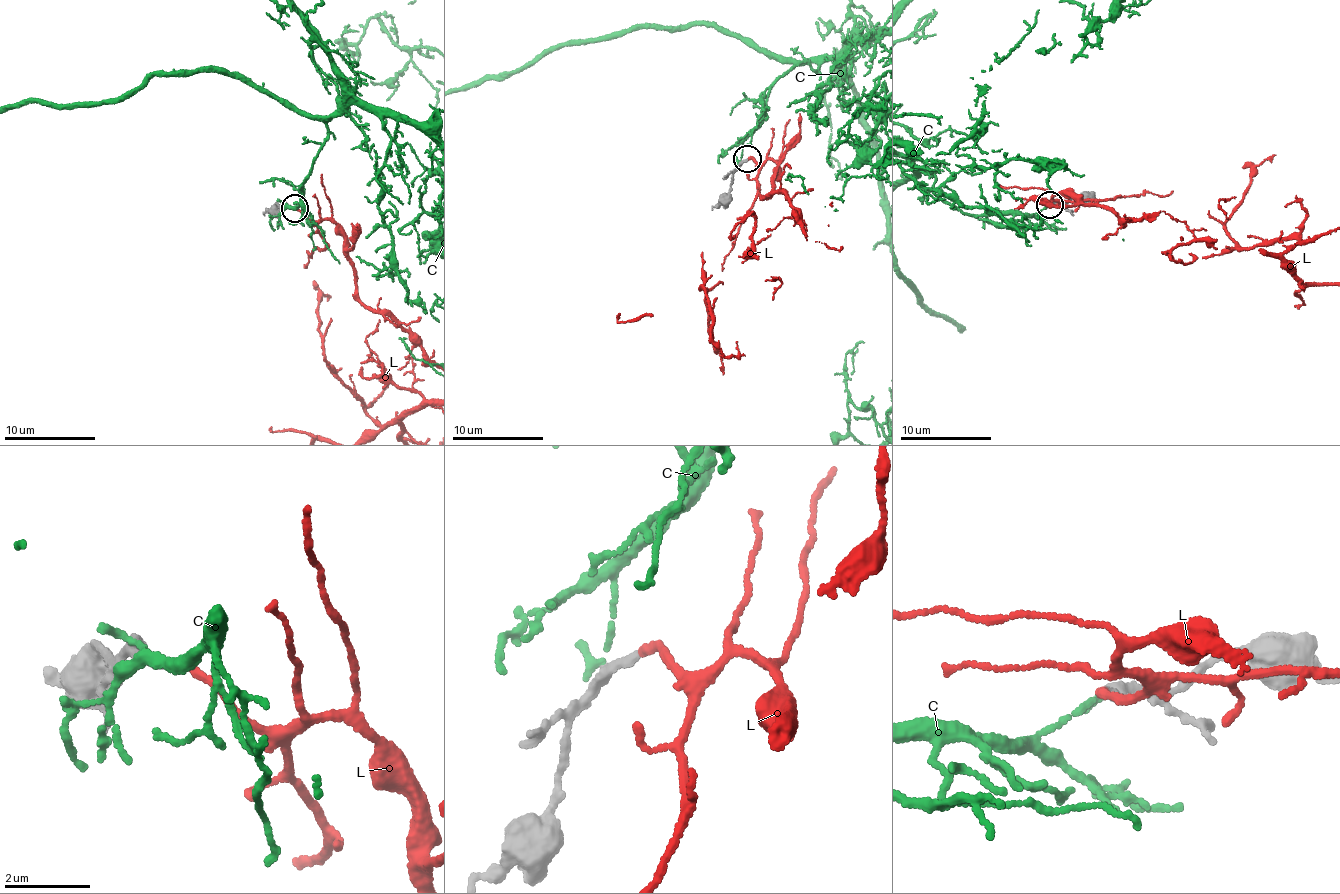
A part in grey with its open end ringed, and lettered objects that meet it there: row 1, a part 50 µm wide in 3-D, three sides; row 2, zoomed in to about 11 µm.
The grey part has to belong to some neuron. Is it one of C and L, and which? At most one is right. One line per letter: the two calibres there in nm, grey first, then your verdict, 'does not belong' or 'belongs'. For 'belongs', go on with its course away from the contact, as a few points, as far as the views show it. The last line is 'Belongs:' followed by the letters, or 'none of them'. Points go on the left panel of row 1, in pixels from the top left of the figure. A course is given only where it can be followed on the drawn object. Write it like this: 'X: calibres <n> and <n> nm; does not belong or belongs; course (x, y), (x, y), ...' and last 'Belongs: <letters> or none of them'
C: calibres 200 and 200 nm; does not belong
L: calibres 190 and 200 nm; belongs
Belongs: L

